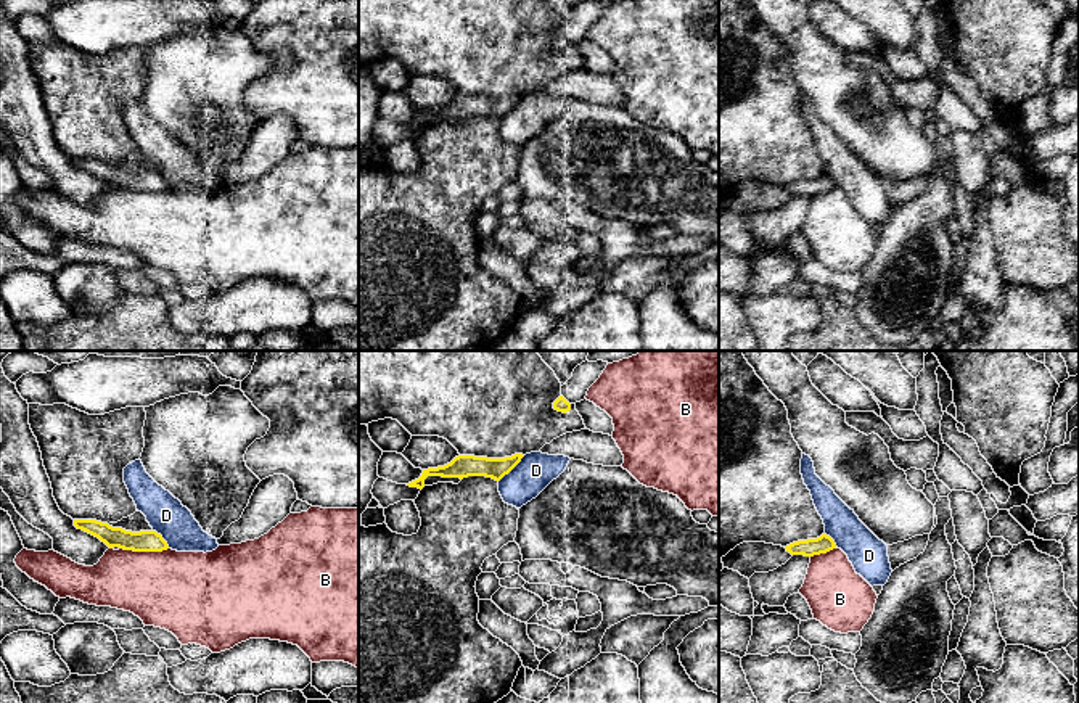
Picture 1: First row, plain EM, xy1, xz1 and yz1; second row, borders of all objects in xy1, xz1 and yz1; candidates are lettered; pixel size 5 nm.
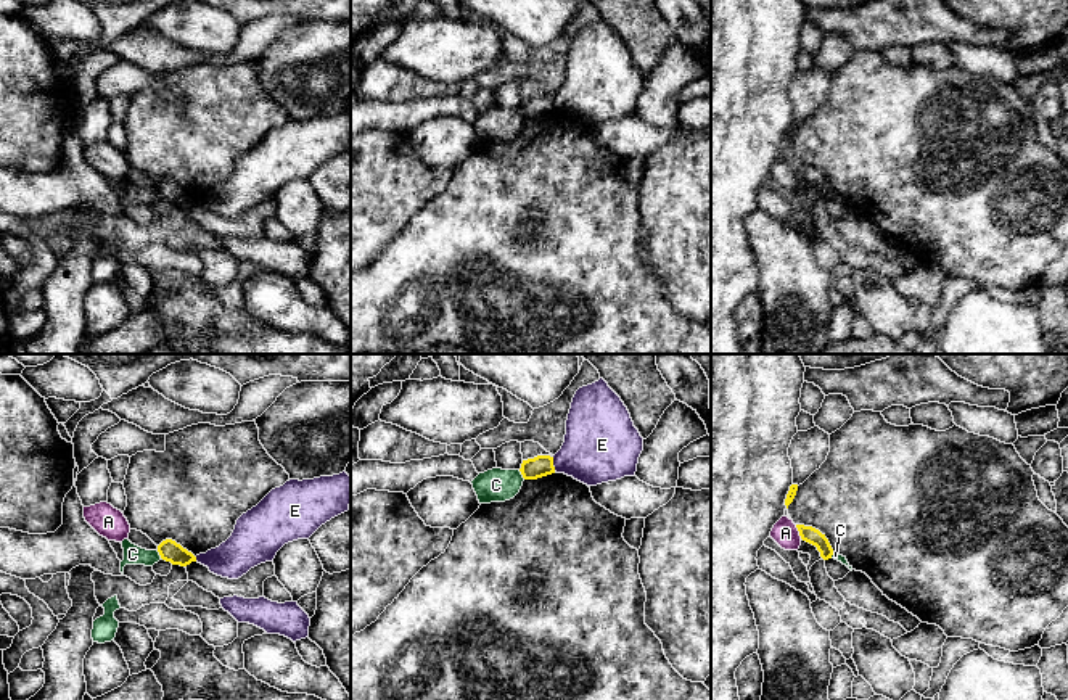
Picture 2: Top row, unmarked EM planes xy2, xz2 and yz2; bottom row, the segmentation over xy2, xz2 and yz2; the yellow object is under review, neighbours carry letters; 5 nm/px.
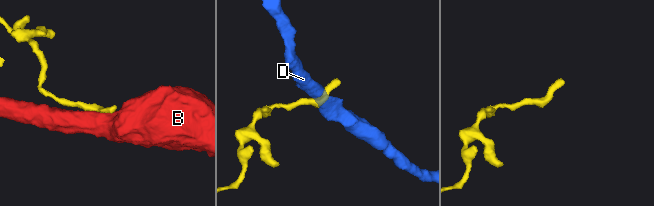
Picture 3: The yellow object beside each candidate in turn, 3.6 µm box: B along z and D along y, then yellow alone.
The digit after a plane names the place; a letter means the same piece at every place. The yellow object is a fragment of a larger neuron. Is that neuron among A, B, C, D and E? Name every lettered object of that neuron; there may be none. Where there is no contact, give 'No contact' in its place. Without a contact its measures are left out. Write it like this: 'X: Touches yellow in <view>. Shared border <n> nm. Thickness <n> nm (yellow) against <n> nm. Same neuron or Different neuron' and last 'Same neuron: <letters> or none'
A: Touches yellow in yz2. Shared border 80 nm. Thickness 80 nm (yellow) against 130 nm. Different neuron
B: Touches yellow in xy1. Shared border 240 nm. Thickness 110 nm (yellow) against 400 nm. Different neuron
C: Touches yellow in xz2. Shared border 60 nm. Thickness 110 nm (yellow) against 170 nm. Different neuron
D: Touches yellow in xz1. Shared border 190 nm. Thickness 110 nm (yellow) against 190 nm. Different neuron
E: Touches yellow in xz2. Shared border 70 nm. Thickness 110 nm (yellow) against 360 nm. Different neuron
Same neuron: none

